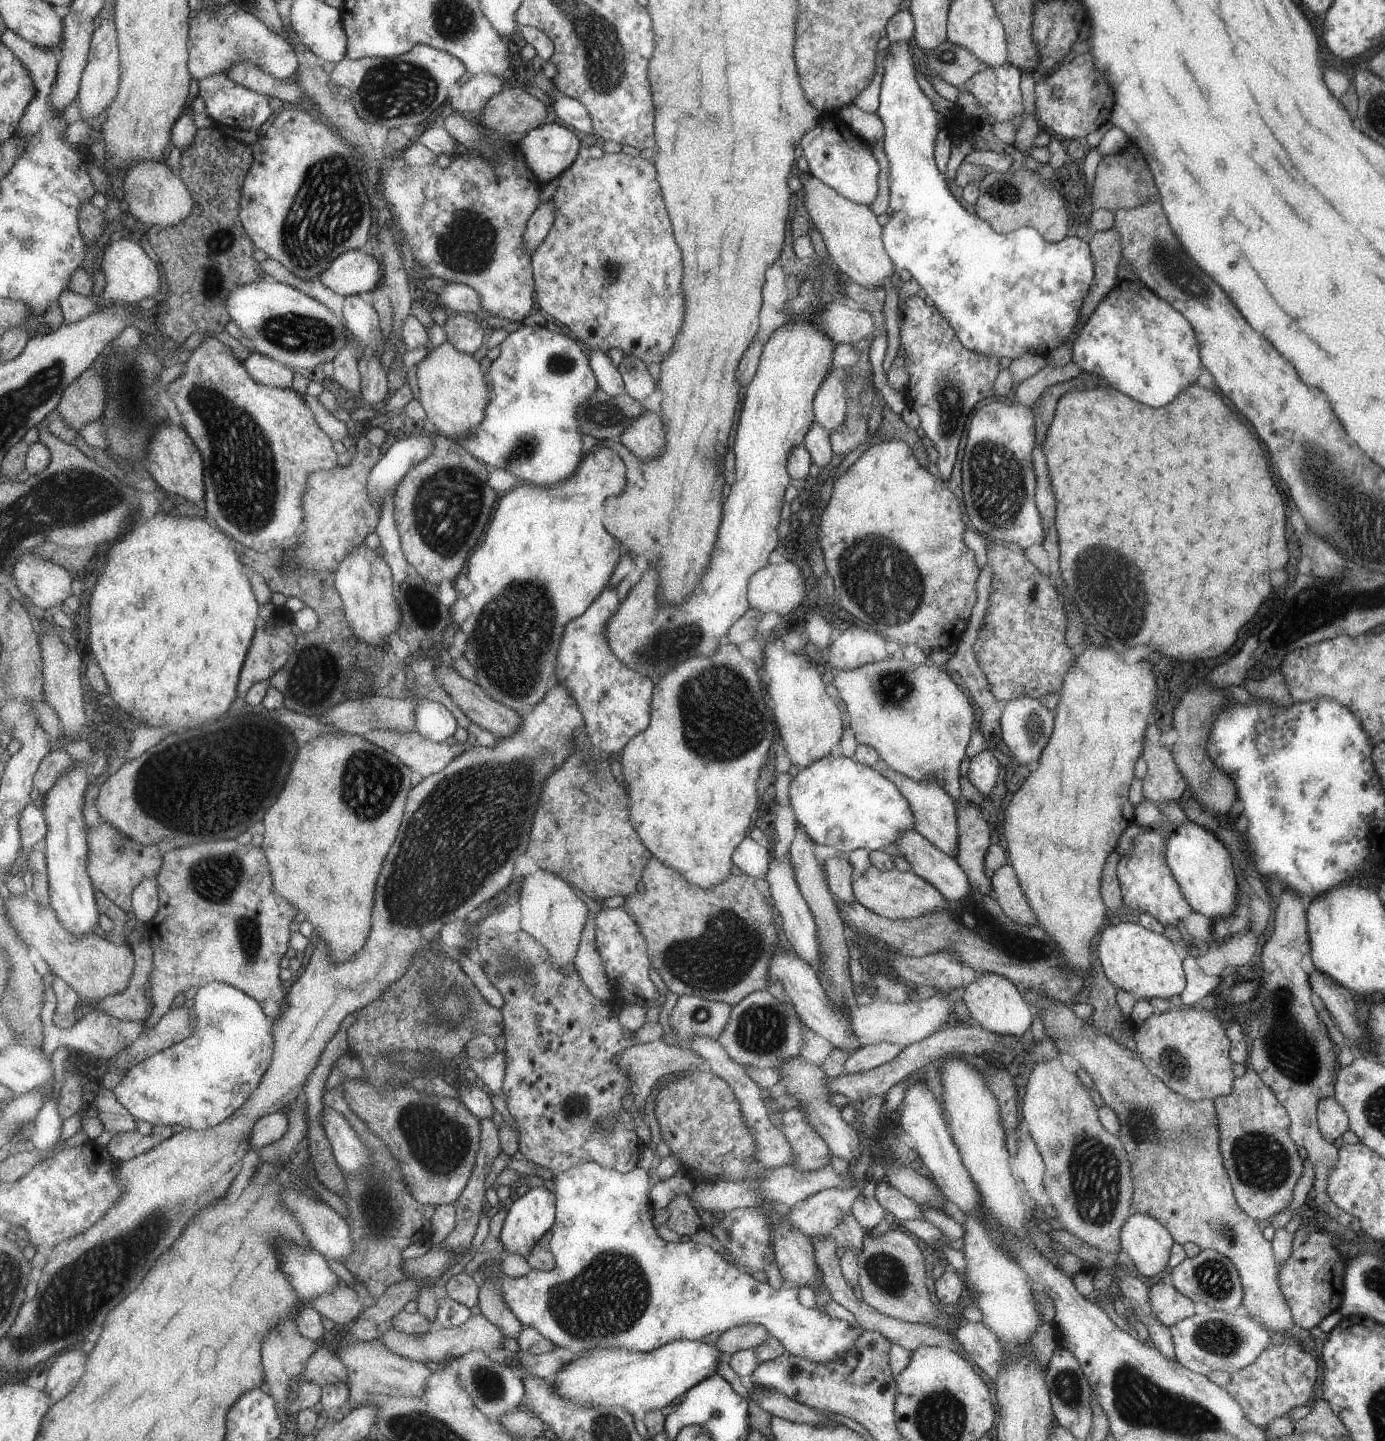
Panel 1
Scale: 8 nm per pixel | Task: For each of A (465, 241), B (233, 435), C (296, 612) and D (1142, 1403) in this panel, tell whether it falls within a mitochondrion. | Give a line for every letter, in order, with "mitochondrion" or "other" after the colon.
A: mitochondrion
B: mitochondrion
C: other
D: mitochondrion

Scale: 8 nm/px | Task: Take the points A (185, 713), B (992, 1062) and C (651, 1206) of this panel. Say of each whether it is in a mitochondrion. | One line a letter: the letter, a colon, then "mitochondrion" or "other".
A: other
B: other
C: other

